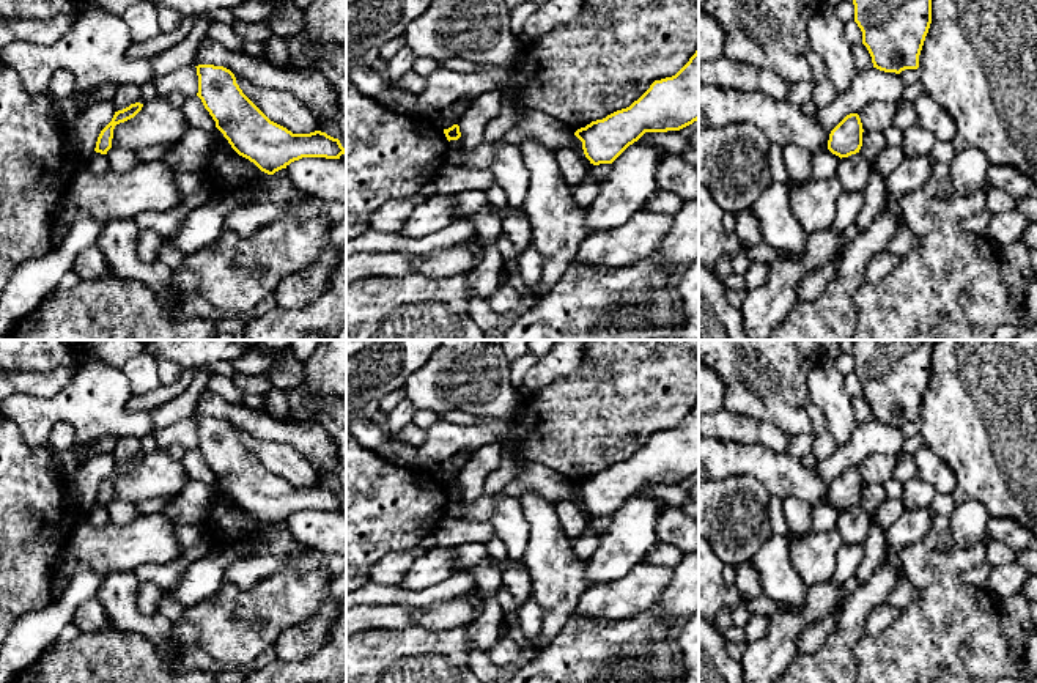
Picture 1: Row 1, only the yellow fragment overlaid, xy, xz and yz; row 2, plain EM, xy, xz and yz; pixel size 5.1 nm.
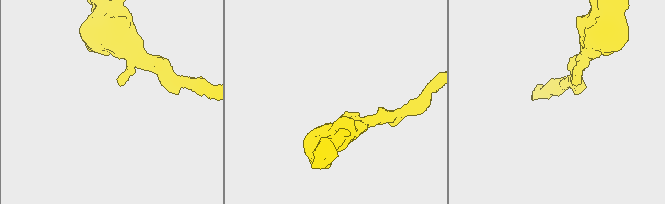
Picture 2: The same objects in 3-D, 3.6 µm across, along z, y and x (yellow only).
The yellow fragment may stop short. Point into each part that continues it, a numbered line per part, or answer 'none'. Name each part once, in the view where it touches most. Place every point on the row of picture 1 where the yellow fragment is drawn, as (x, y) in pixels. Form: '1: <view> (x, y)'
none

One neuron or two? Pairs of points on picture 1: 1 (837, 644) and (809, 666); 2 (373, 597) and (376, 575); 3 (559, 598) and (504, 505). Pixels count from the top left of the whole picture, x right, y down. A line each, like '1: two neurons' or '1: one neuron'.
1: one neuron
2: two neurons
3: two neurons

